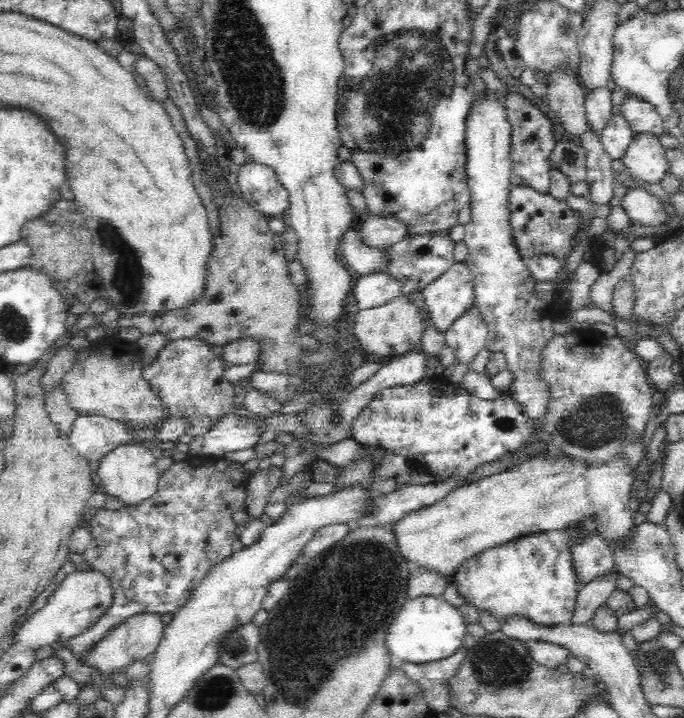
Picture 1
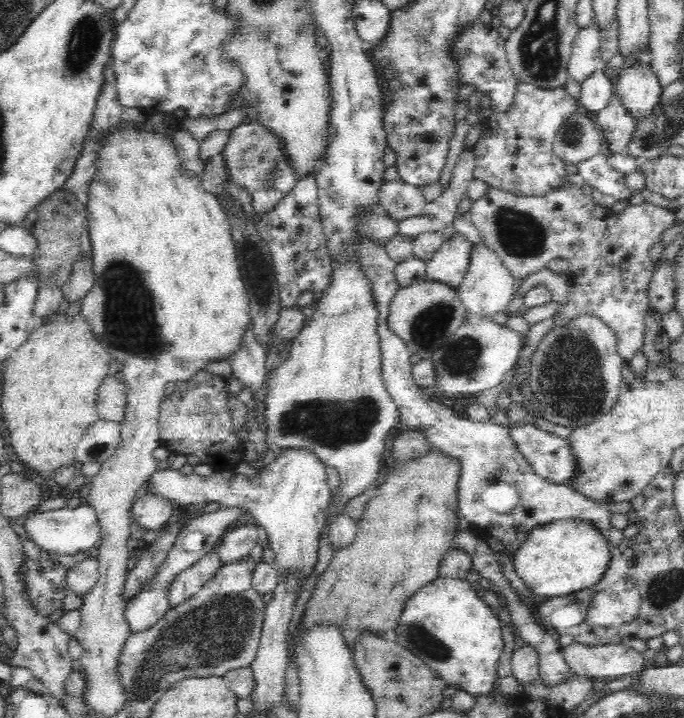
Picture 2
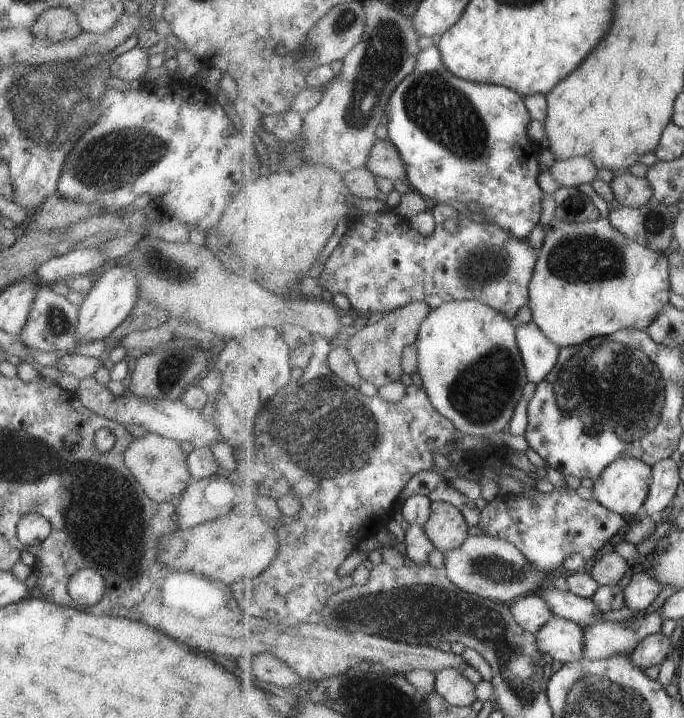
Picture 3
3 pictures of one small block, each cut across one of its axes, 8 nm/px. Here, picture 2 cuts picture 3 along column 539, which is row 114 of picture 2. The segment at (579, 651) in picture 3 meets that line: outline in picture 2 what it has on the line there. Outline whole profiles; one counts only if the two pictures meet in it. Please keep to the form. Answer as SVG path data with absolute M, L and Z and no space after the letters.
M636 61L619 74L617 91L620 102L636 120L640 120L658 104L662 86L650 63Z

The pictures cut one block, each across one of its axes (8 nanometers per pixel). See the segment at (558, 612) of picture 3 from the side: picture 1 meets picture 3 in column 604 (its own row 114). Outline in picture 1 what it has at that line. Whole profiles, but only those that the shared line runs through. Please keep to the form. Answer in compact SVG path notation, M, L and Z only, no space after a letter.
M622 113L610 115L609 121L606 122L602 129L601 141L604 150L610 155L612 160L620 159L626 152L633 133Z

